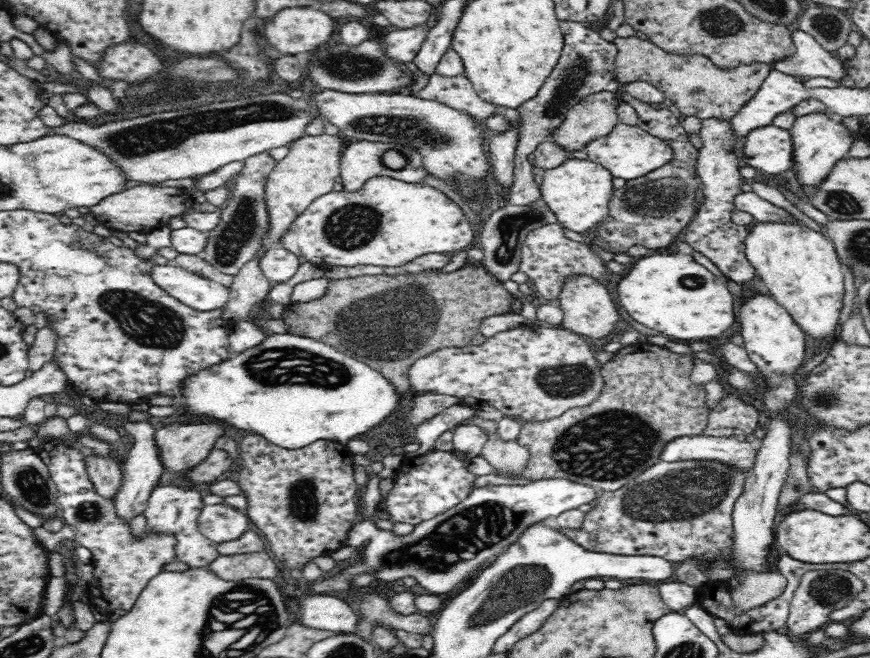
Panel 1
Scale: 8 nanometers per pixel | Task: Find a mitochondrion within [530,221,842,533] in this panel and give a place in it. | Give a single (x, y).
(610, 445)

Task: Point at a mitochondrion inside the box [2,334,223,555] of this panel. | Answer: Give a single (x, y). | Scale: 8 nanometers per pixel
(32, 485)

